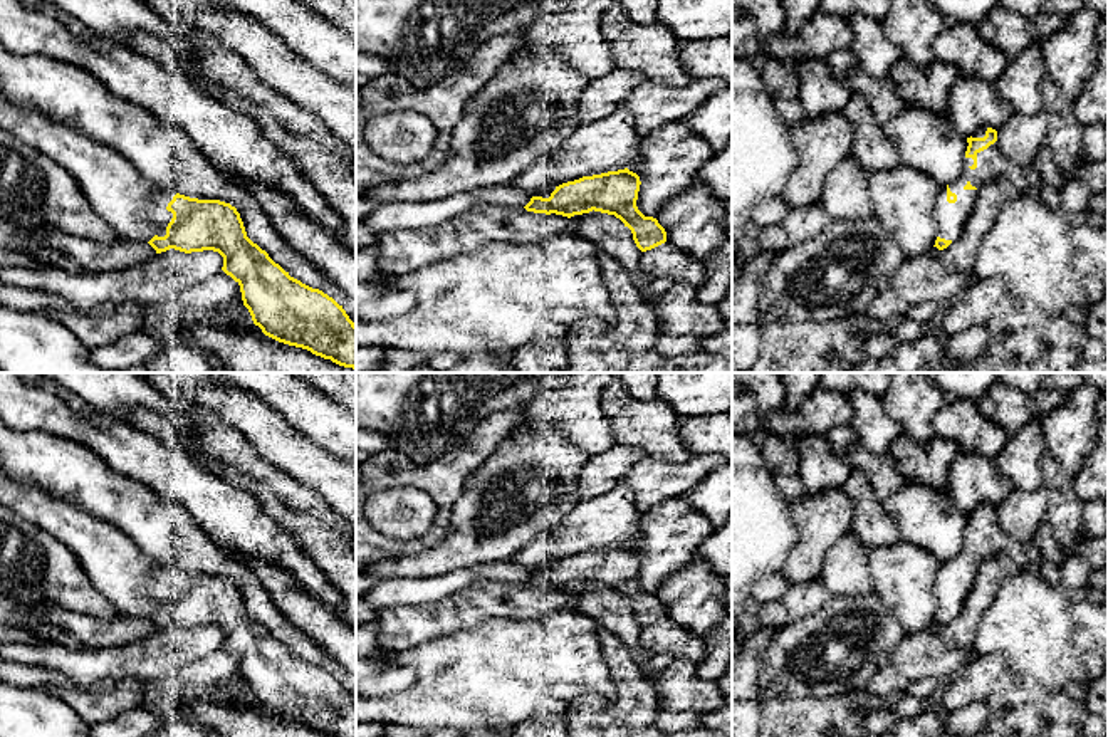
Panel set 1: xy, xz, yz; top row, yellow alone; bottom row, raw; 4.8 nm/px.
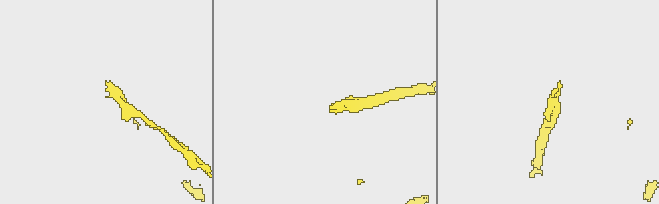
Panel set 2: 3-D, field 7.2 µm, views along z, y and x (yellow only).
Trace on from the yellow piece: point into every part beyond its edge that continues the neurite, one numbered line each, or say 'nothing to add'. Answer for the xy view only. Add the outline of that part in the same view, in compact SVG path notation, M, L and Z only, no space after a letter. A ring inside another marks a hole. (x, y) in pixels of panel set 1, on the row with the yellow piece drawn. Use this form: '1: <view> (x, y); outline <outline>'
1: xy (156, 214); outline M171 190L158 191L149 206L144 210L143 217L156 227L156 235L165 237L166 227L173 218L173 213L166 210L168 203L173 200L176 193Z

